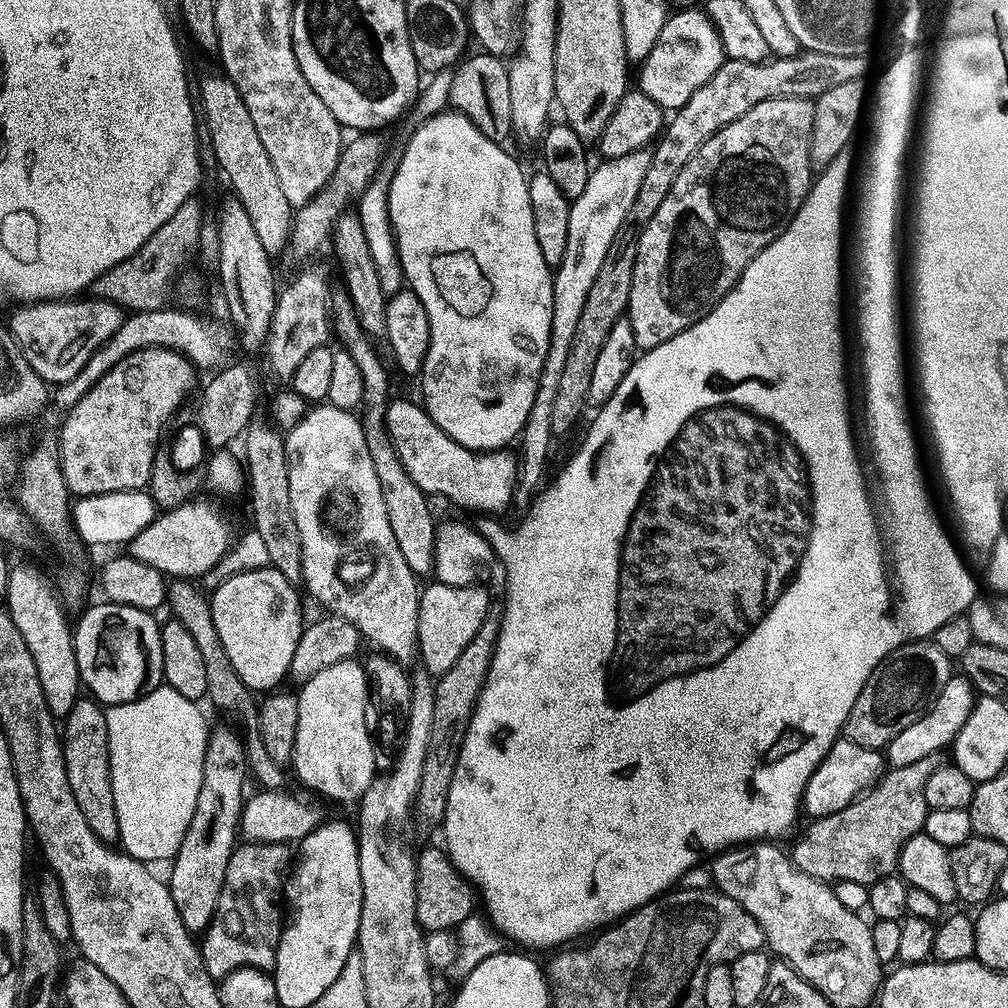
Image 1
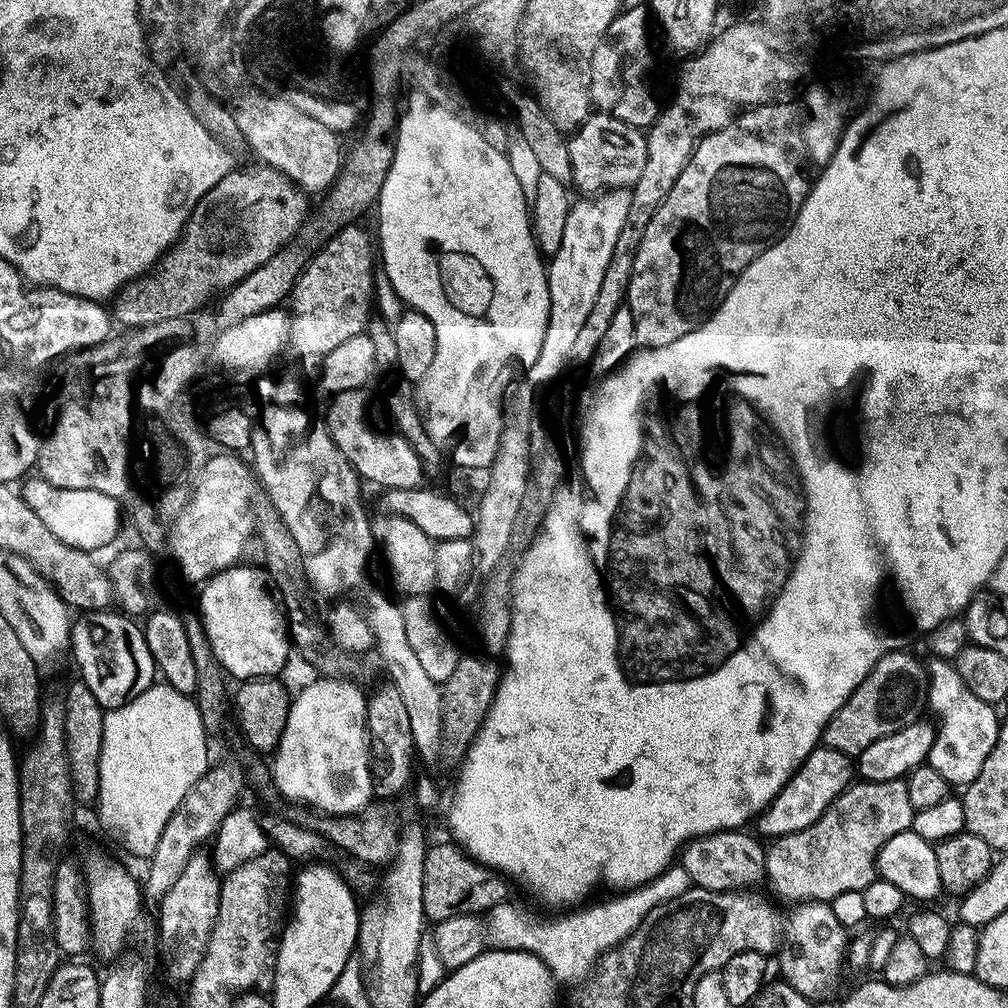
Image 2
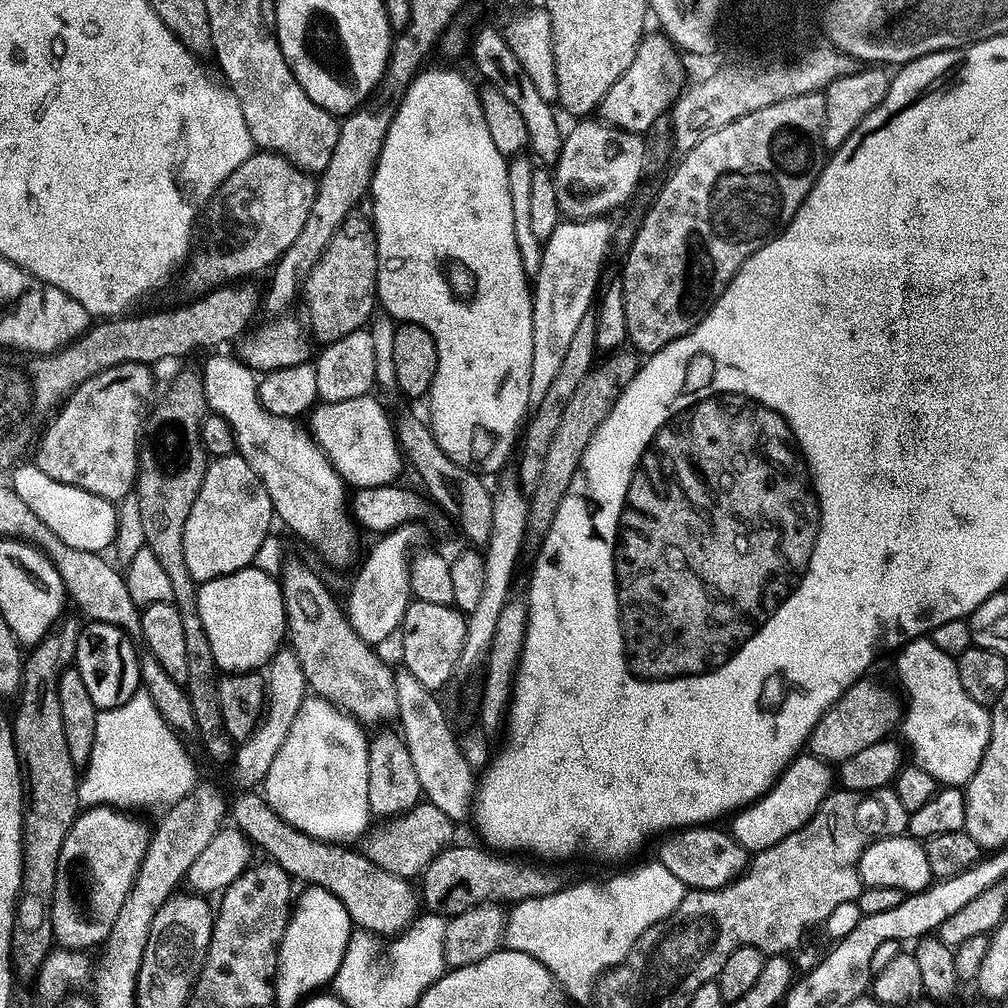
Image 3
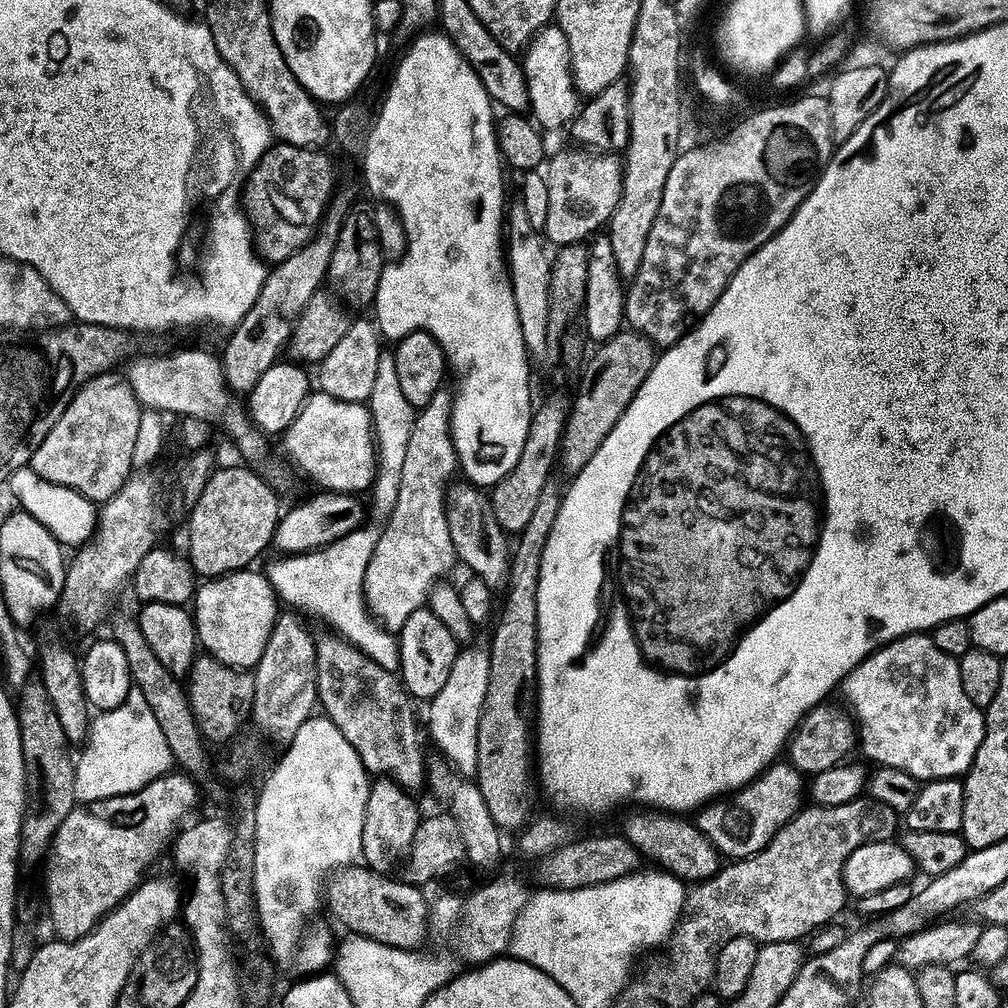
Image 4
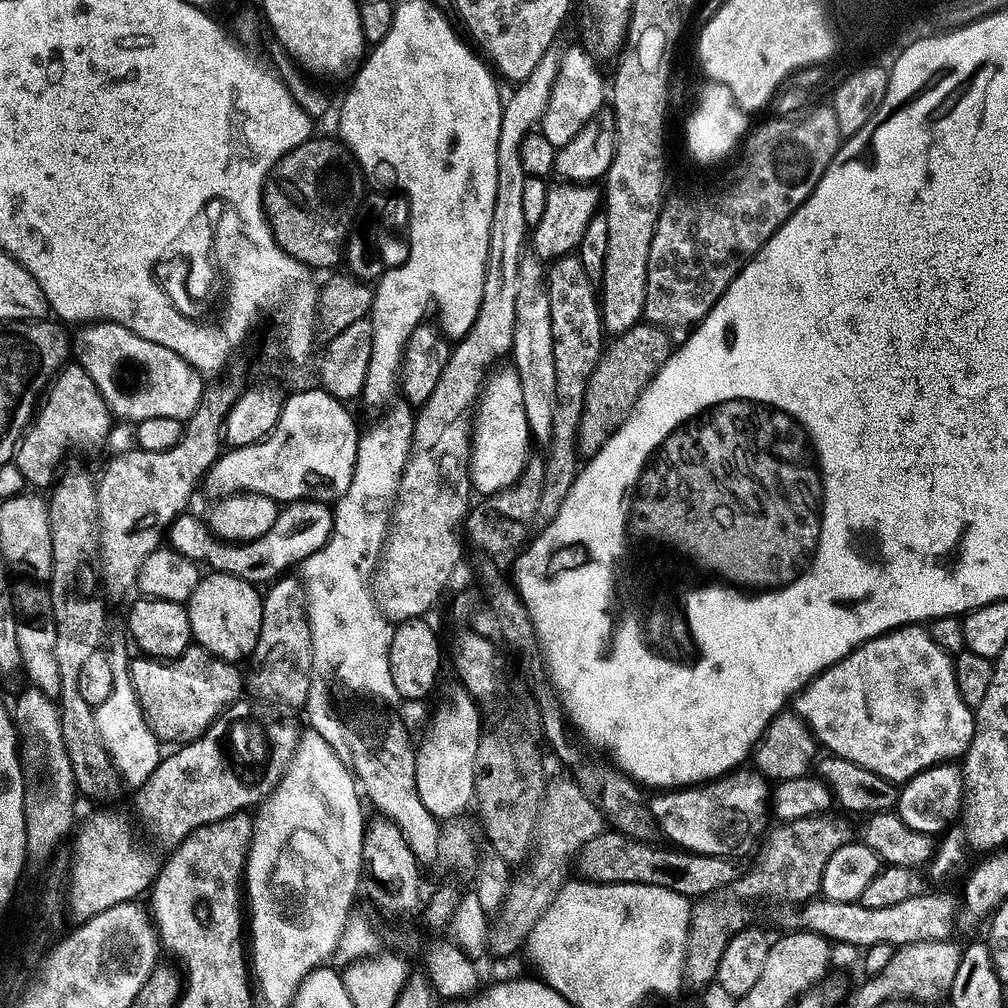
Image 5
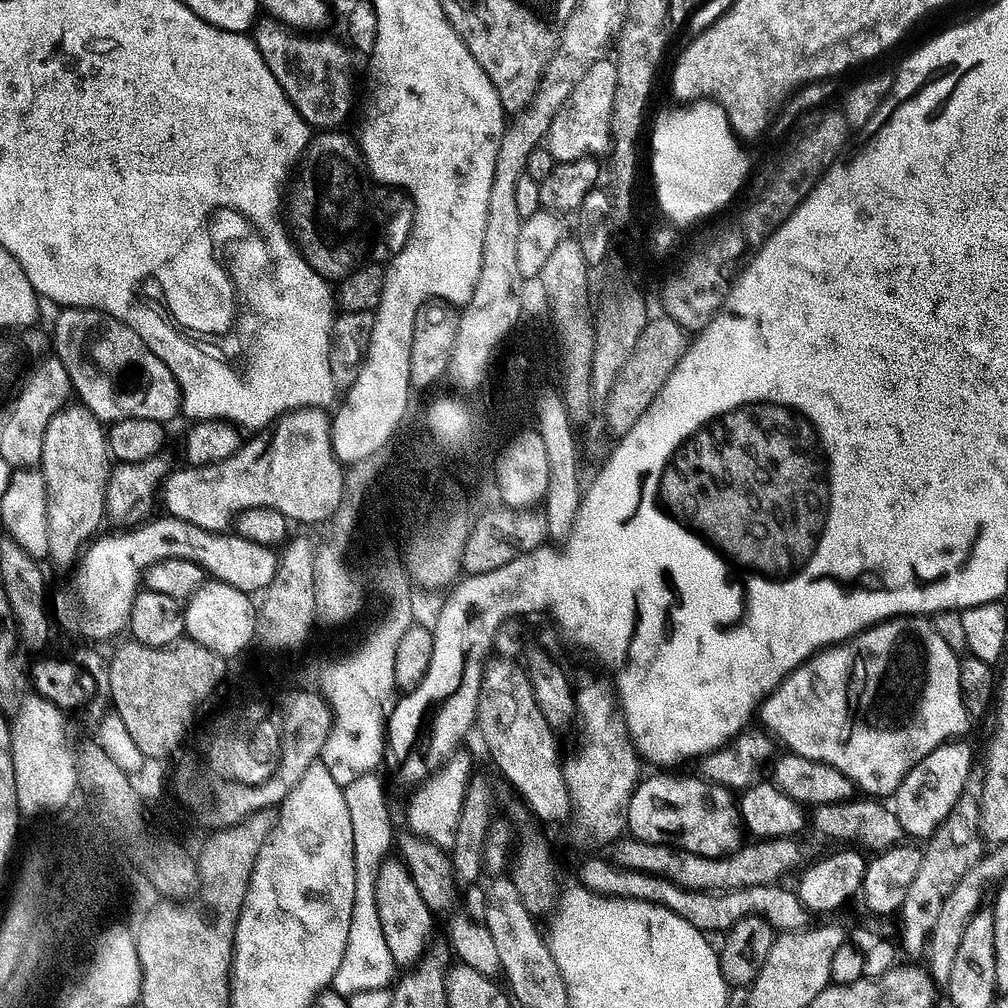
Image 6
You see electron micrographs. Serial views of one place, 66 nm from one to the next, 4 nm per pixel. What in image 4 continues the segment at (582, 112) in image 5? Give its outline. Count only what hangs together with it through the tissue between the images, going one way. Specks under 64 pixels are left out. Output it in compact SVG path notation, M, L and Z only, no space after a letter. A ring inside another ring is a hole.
M556 24L544 28L525 51L522 65L528 82L530 110L535 123L543 131L550 132L562 127L565 129L579 115L582 102L576 91L571 64L569 42Z

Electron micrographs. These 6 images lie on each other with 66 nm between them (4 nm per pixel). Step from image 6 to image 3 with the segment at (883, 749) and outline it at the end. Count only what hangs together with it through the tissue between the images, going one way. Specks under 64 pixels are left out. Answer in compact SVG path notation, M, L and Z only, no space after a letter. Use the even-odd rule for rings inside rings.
M930 638L909 641L897 655L898 676L908 696L908 710L900 726L900 732L912 752L912 758L917 766L903 767L894 782L896 796L903 808L910 814L922 810L943 787L967 787L974 778L982 758L990 744L990 734L993 733L992 714L989 709L975 702L970 694L963 689L962 678L959 677L956 661L953 656L945 654L934 646Z

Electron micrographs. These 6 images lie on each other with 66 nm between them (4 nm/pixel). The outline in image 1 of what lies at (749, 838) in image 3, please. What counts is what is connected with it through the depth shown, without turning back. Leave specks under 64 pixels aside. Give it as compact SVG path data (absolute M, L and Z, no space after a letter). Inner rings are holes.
M843 738L837 740L818 770L808 779L802 795L803 811L808 811L813 821L818 821L846 810L869 788L880 783L886 772L885 764L885 757L879 751L863 748Z

